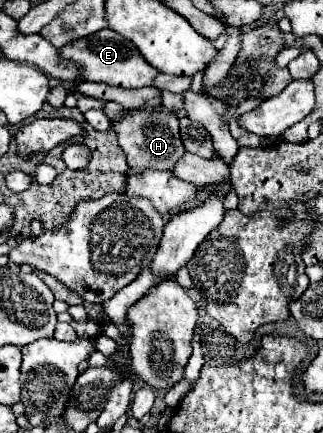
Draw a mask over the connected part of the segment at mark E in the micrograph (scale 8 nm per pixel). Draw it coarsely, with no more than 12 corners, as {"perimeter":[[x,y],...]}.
{"perimeter":[[111,29],[63,45],[85,81],[123,89],[151,85],[157,71]]}

